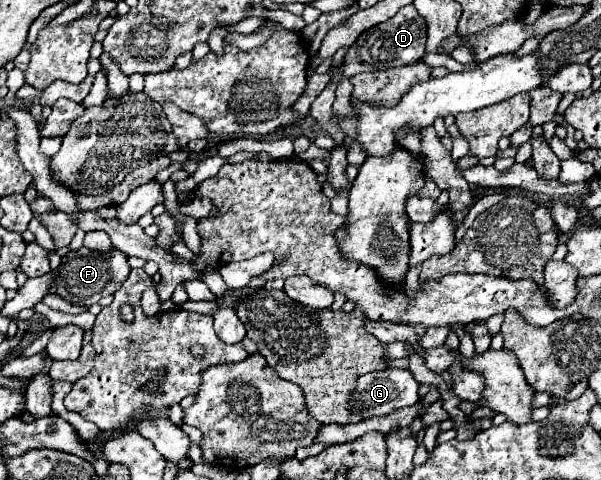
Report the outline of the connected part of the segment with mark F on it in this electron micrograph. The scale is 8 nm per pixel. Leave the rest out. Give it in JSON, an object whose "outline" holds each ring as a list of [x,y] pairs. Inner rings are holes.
{"outline":[[[83,246],[79,250],[71,250],[69,254],[65,254],[61,258],[61,264],[53,270],[53,290],[63,300],[89,308],[93,304],[97,304],[103,296],[117,292],[117,288],[121,288],[121,284],[129,276],[129,270],[131,268],[129,268],[127,256],[123,252],[113,250],[113,252],[101,254],[101,252],[93,252]]]}

